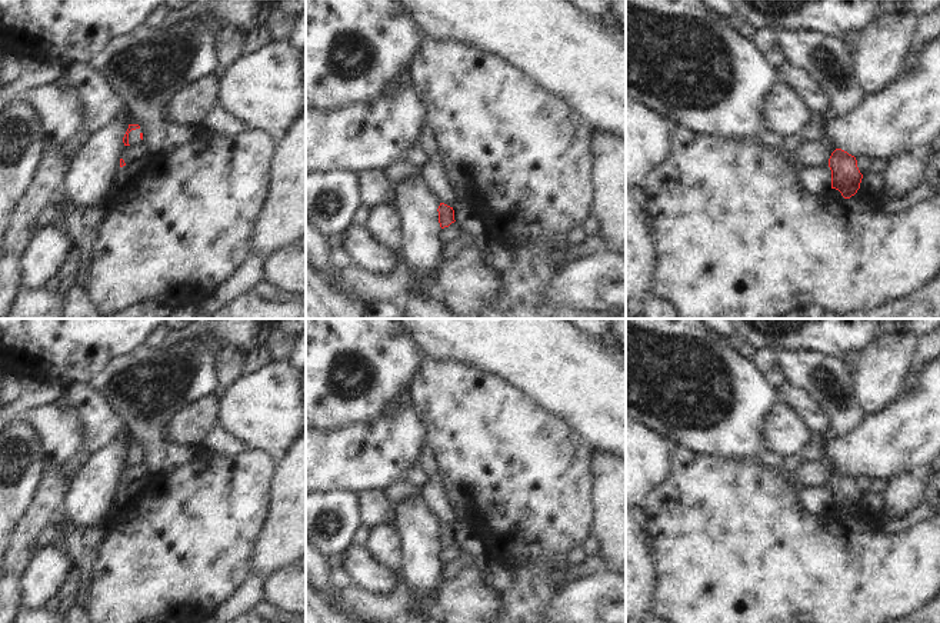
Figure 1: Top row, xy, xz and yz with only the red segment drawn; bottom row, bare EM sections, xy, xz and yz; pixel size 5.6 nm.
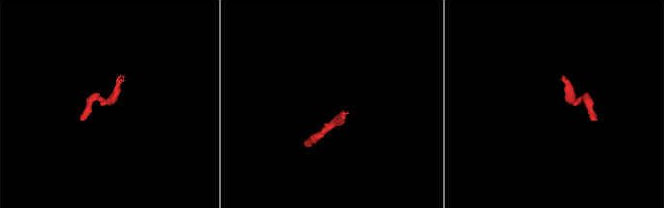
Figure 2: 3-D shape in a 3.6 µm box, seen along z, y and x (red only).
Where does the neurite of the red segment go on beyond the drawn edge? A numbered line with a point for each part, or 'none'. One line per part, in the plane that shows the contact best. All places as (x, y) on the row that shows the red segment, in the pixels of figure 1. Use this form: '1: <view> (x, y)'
1: xy (134, 135)

